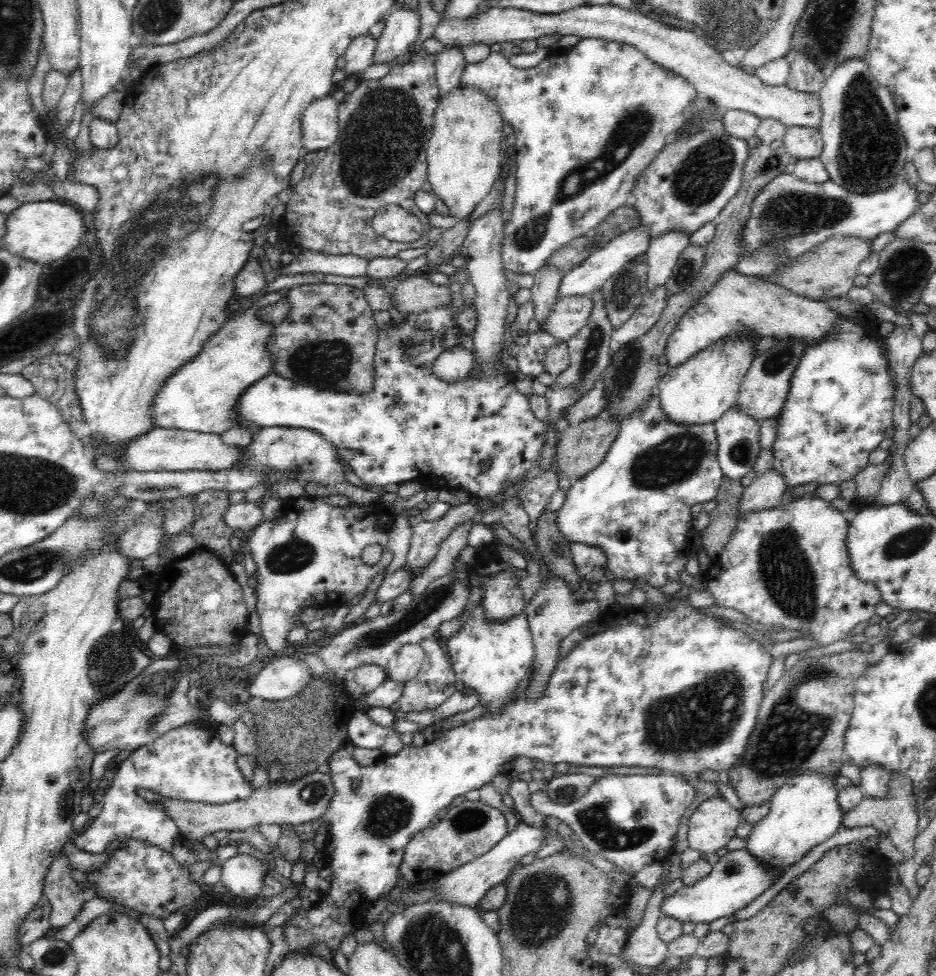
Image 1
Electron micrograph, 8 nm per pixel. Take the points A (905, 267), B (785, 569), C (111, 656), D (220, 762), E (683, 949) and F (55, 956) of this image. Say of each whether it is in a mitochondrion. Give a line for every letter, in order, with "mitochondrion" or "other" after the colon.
A: mitochondrion
B: mitochondrion
C: mitochondrion
D: other
E: other
F: mitochondrion

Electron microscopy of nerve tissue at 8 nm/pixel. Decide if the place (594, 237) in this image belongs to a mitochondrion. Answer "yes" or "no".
no

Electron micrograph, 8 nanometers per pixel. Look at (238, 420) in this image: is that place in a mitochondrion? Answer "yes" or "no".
no

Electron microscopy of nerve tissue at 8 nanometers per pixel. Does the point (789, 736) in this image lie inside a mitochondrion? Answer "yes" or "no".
yes

